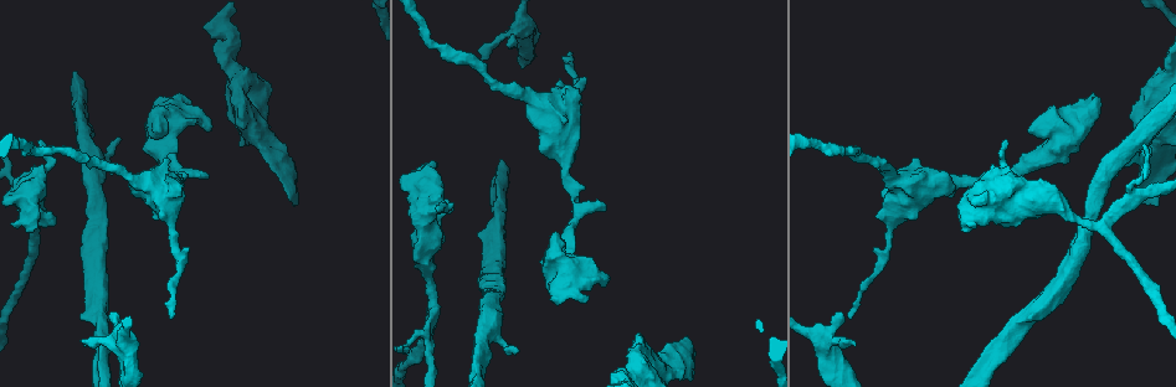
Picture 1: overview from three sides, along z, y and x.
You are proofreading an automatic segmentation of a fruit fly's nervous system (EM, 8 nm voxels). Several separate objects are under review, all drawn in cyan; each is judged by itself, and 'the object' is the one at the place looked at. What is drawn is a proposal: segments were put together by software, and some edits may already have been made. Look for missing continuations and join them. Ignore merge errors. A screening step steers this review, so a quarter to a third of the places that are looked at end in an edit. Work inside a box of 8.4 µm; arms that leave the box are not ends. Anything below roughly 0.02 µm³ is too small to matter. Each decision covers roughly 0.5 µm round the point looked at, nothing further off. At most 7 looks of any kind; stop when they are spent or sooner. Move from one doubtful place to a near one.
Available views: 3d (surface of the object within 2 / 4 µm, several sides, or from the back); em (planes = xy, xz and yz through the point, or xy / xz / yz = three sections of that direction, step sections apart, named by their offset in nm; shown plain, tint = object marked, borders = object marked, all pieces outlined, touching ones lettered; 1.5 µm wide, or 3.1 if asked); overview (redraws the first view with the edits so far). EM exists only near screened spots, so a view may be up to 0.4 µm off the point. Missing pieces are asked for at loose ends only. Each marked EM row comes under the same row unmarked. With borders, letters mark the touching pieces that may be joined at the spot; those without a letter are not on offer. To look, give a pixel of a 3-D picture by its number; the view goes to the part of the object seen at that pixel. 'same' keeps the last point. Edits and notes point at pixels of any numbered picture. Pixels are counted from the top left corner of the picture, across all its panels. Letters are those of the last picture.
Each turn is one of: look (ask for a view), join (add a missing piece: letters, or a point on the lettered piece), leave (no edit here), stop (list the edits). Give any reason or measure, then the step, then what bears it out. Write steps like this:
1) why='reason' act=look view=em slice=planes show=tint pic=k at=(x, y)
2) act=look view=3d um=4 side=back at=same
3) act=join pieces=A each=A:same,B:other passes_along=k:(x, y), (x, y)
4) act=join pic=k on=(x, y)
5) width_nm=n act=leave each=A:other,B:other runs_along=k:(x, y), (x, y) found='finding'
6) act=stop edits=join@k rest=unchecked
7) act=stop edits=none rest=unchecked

why='branch stops here' act=look view=3d um=4 pic=1 at=(1003, 142)

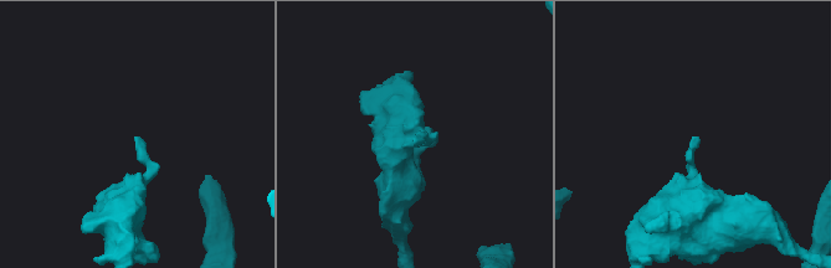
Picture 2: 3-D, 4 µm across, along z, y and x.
why='need the tissue' act=look view=em slice=xy step=8 show=borders pic=2 at=(412, 138)

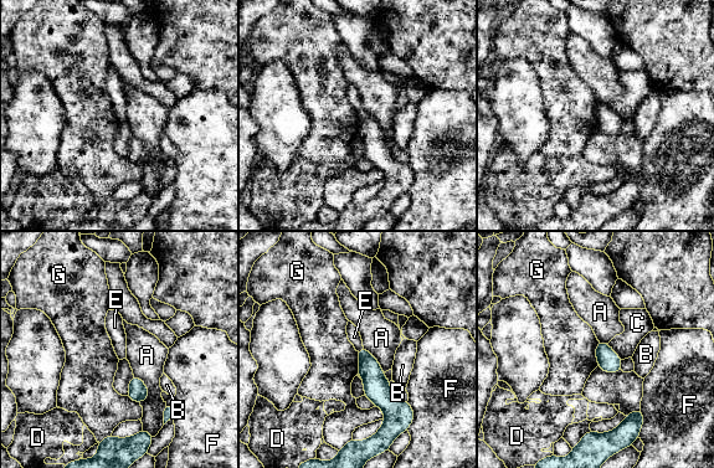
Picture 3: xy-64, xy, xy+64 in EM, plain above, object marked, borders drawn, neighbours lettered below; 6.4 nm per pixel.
act=look view=em slice=planes show=borders at=same

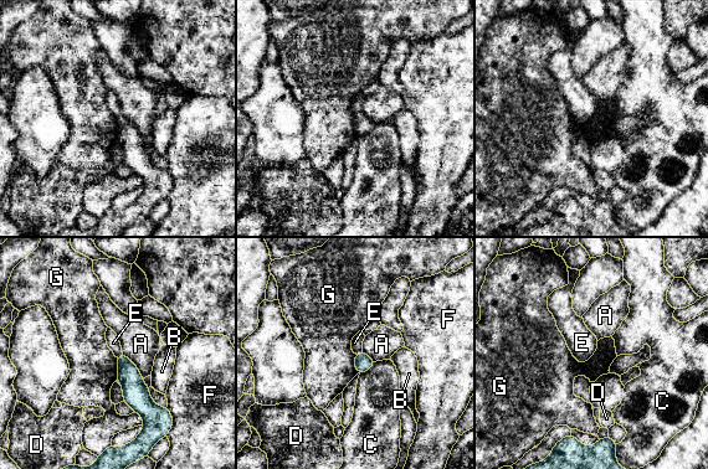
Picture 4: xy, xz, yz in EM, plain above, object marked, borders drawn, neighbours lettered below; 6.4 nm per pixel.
act=leave each=A:other,B:other,C:other,D:other,E:other,F:other,G:other found='no lettered piece goes on from it'

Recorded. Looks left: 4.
why='branch stops here' act=look view=3d um=4 pic=1 at=(209, 176)

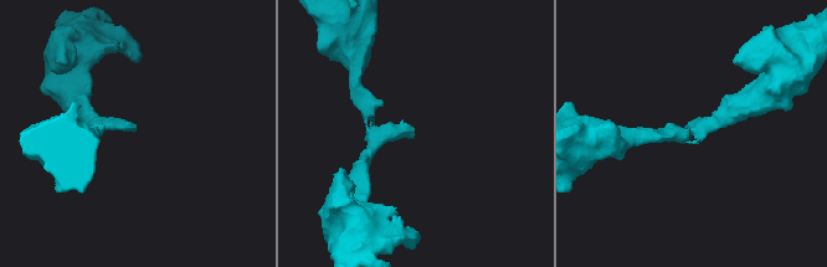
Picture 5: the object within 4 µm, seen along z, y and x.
why='now the EM' act=look view=em slice=xy step=4 show=borders pic=5 at=(413, 135)

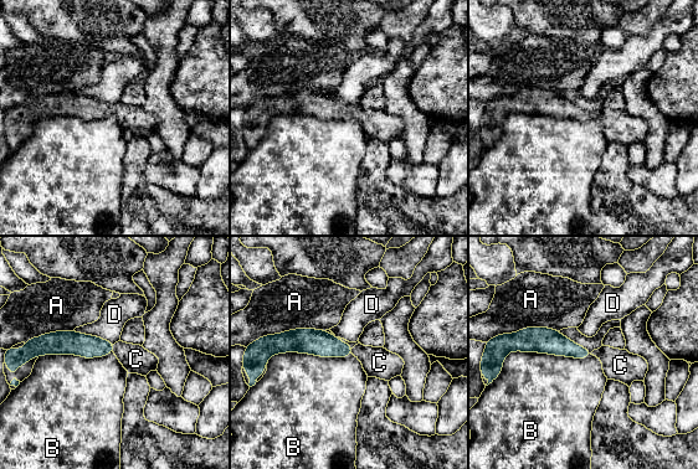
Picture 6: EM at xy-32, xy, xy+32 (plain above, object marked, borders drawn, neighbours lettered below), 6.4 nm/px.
why='cut it another way' act=look view=em slice=planes show=borders at=same

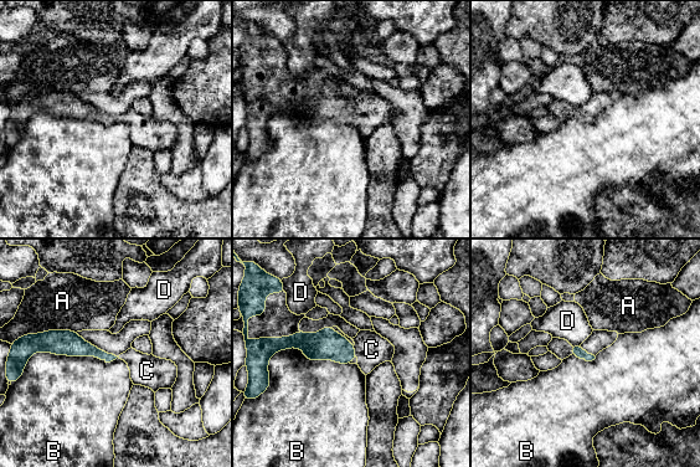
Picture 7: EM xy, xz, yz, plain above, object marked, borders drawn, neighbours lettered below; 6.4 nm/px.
act=join pieces=C each=A:other,B:other,C:same,D:other passes_along=7:(327, 344), (354, 352), (371, 349) found='the cell continues'

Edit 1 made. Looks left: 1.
act=stop edits=join@7 rest=unchecked

